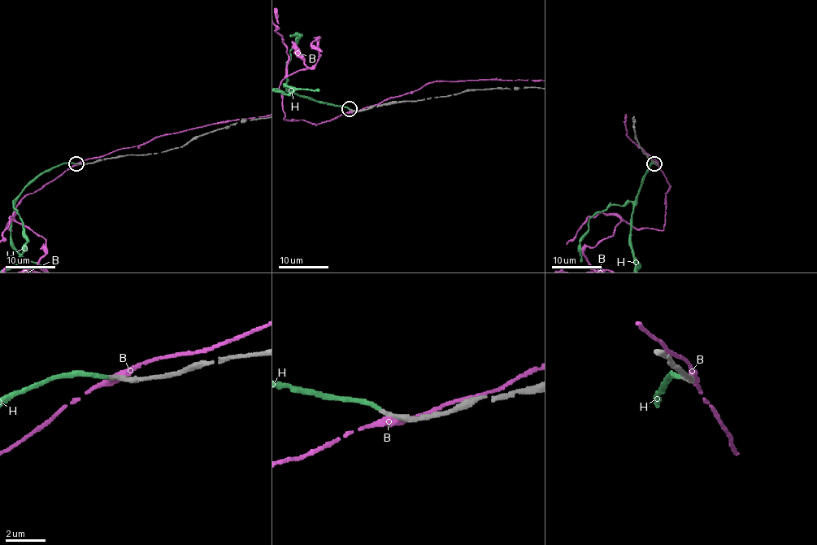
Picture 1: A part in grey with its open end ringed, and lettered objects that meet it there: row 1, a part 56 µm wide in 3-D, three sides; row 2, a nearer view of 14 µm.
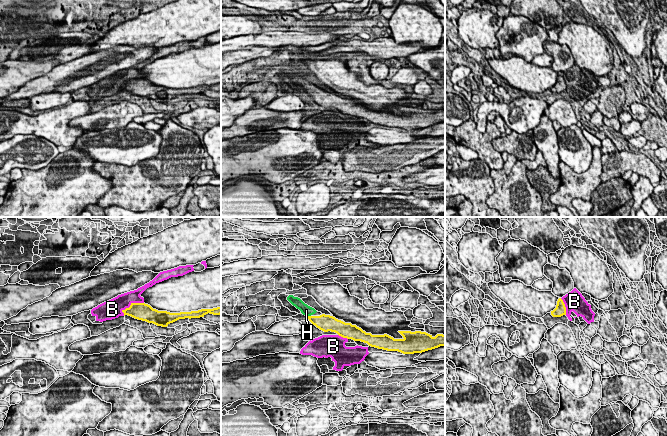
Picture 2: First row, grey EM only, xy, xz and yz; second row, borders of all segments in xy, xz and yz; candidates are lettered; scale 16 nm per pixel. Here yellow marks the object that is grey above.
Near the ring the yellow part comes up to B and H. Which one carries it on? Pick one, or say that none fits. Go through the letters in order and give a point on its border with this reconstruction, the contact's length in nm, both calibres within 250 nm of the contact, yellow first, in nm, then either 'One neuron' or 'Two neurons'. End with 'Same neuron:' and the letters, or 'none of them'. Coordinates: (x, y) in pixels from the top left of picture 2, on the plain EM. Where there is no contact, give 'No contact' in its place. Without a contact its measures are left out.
B: Touches yellow at xy (130, 81). Shared border 400 nm. Thickness 280 nm (yellow) against 260 nm. Two neurons
H: Touches yellow at xz (309, 92). Shared border 70 nm. Thickness 240 nm (yellow) against 170 nm. One neuron
Same neuron: H

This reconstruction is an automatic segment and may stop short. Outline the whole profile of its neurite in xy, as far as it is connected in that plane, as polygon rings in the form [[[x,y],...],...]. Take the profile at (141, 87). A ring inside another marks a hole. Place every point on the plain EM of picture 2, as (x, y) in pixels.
[[[131,79],[129,84],[122,86],[125,91],[131,92],[135,95],[153,99],[157,102],[167,103],[179,95],[185,94],[200,94],[210,89],[213,91],[221,90],[221,83],[213,85],[201,85],[191,88],[170,89],[167,87],[158,87],[153,85],[150,81],[145,79]]]

